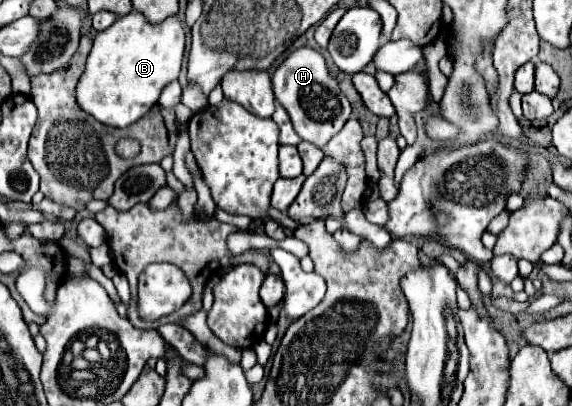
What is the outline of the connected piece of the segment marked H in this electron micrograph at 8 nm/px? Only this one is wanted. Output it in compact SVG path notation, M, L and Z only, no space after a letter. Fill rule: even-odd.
M301 47L297 51L293 51L277 67L271 83L273 83L275 99L287 109L297 135L303 141L317 145L319 149L323 149L327 145L327 141L337 131L341 131L341 127L351 117L351 105L349 105L347 97L339 91L337 81L329 75L325 59L319 51L313 51L309 47Z

